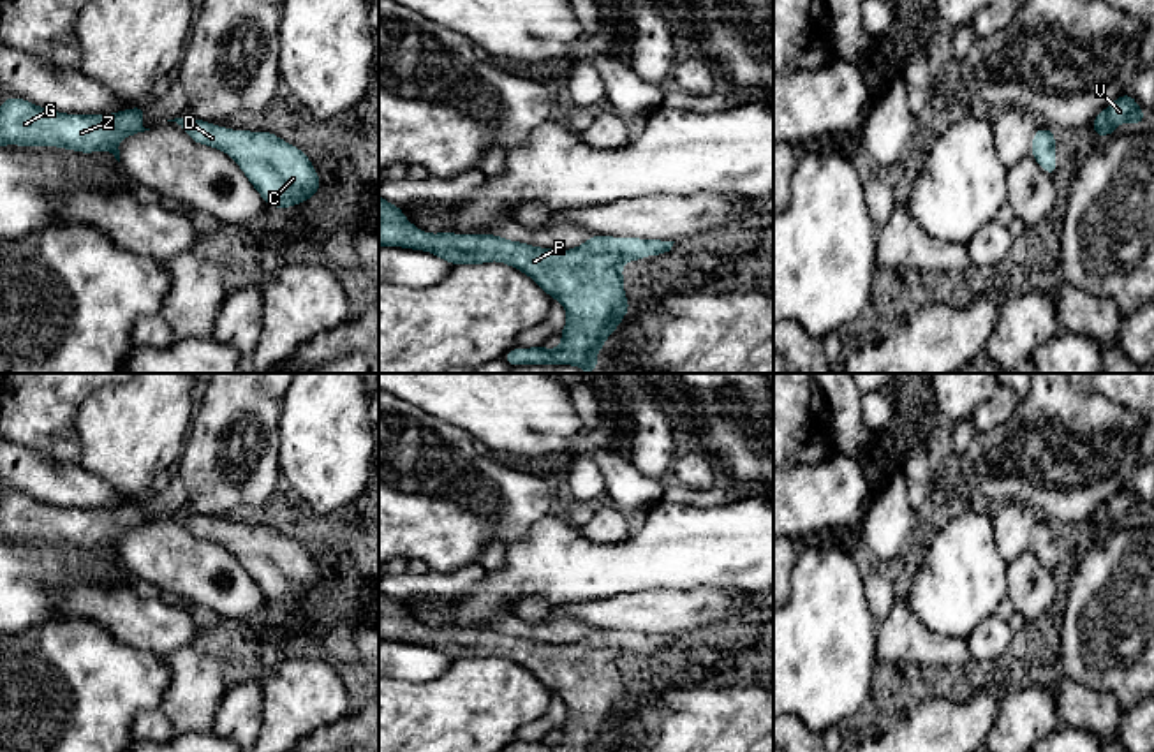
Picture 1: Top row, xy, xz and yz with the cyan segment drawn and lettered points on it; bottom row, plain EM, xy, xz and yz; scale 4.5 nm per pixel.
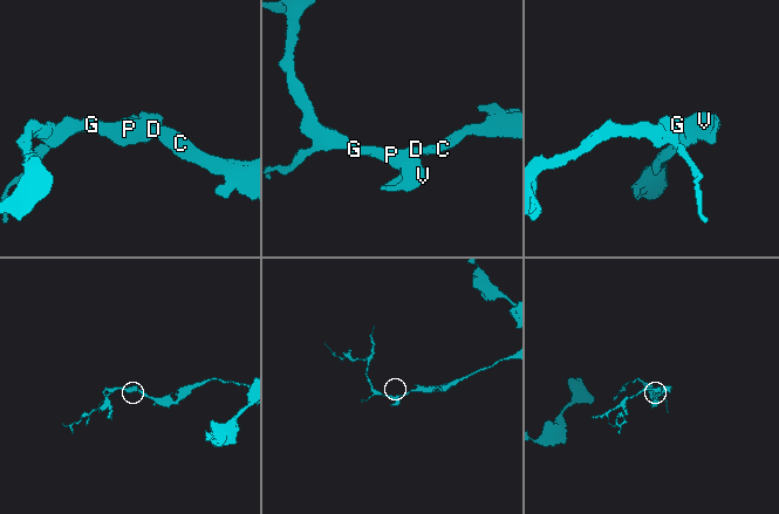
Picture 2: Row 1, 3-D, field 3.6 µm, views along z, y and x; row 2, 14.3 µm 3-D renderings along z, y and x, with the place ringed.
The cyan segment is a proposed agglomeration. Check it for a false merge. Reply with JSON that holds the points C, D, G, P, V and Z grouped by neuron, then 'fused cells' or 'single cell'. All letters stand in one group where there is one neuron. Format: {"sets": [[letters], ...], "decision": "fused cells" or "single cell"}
{"sets": [["C", "D", "G", "P", "V", "Z"]], "decision": "single cell"}

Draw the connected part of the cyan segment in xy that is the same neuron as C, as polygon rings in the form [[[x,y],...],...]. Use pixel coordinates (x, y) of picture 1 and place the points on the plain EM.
[[[190,511],[174,512],[194,537],[226,546],[273,602],[291,602],[319,586],[310,553],[273,527],[231,525]]]

